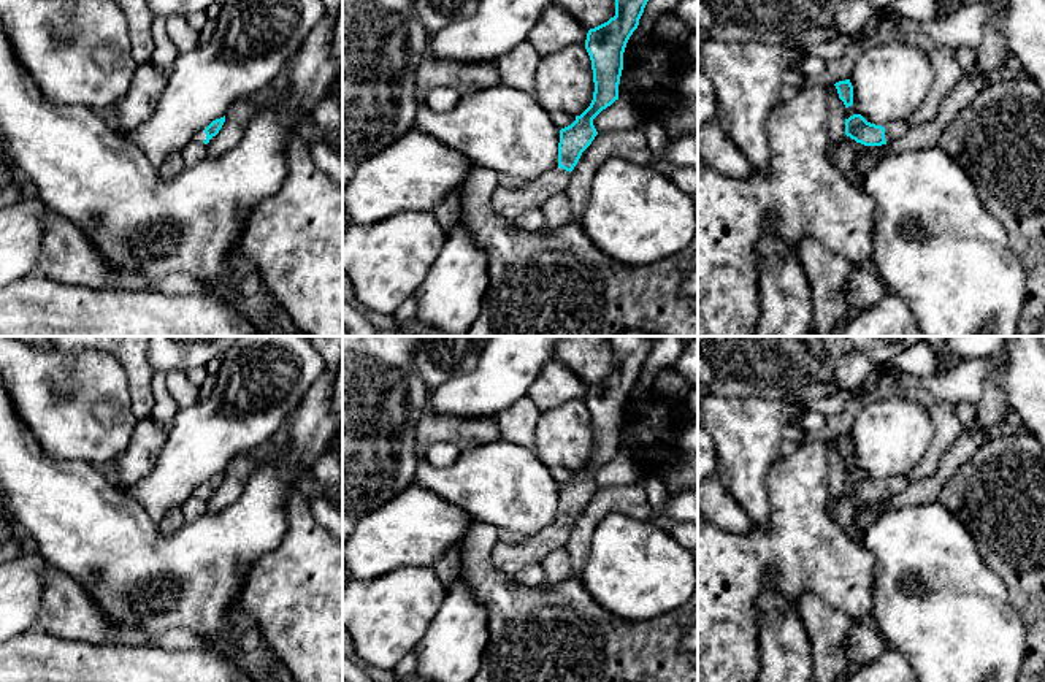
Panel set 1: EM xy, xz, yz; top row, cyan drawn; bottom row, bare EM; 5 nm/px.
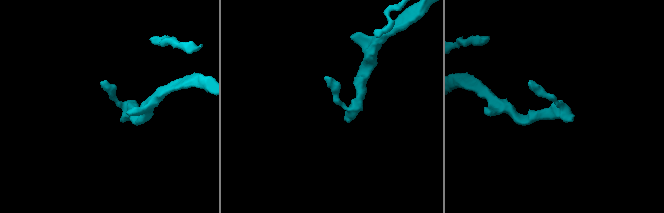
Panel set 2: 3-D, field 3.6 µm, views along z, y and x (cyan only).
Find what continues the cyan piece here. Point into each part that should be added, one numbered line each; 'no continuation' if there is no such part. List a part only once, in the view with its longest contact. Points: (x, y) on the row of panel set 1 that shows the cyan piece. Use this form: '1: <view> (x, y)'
1: yz (896, 129)

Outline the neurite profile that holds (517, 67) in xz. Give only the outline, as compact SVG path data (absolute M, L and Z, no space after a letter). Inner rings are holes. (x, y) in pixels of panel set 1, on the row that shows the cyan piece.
M528 41L520 43L512 51L495 60L501 84L530 94L536 100L534 73L541 56Z

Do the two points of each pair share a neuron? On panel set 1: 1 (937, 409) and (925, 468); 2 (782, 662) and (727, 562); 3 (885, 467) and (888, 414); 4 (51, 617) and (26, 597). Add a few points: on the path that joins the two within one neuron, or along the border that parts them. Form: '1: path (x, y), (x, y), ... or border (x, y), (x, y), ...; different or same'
1: path (941, 424), (941, 443), (933, 454); same
2: border (765, 584), (757, 600), (760, 659); different
3: path (885, 454), (888, 427); same
4: border (45, 571), (40, 613), (35, 625); different

